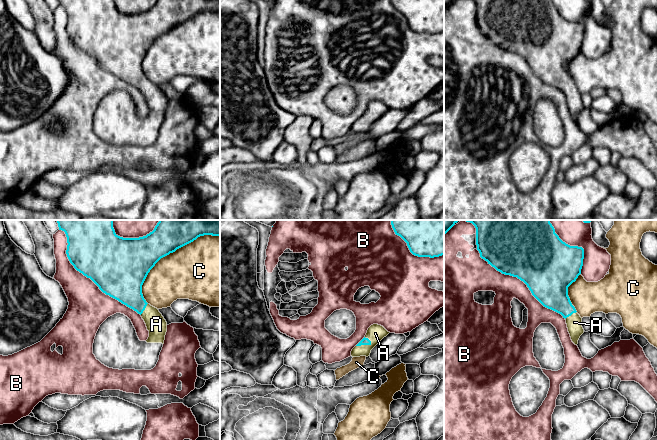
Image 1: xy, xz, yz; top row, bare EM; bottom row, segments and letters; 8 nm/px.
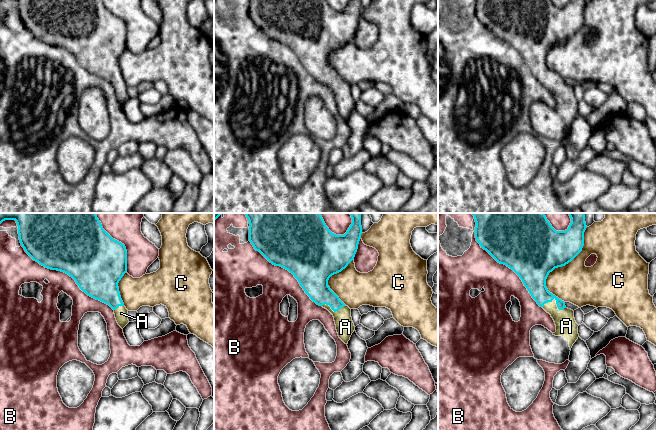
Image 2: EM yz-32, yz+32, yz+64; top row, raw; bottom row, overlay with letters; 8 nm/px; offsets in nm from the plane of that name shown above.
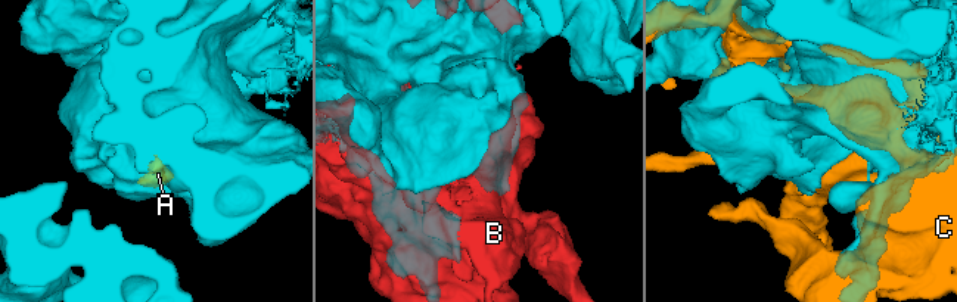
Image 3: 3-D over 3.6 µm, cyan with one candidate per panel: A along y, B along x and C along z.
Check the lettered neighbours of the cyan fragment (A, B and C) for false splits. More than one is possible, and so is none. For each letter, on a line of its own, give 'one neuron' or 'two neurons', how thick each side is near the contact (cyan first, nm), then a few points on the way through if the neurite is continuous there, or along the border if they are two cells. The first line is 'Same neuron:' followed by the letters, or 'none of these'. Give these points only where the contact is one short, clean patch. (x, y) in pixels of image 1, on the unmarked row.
Same neuron: A
A: one neuron; 60 nm thick on the cyan side, 140 nm on the other; runs through xz (365, 117), (364, 120), (369, 120), (375, 109)
B: two neurons; 460 nm thick on the cyan side, 320 nm on the other
C: two neurons; 300 nm thick on the cyan side, 440 nm on the other

